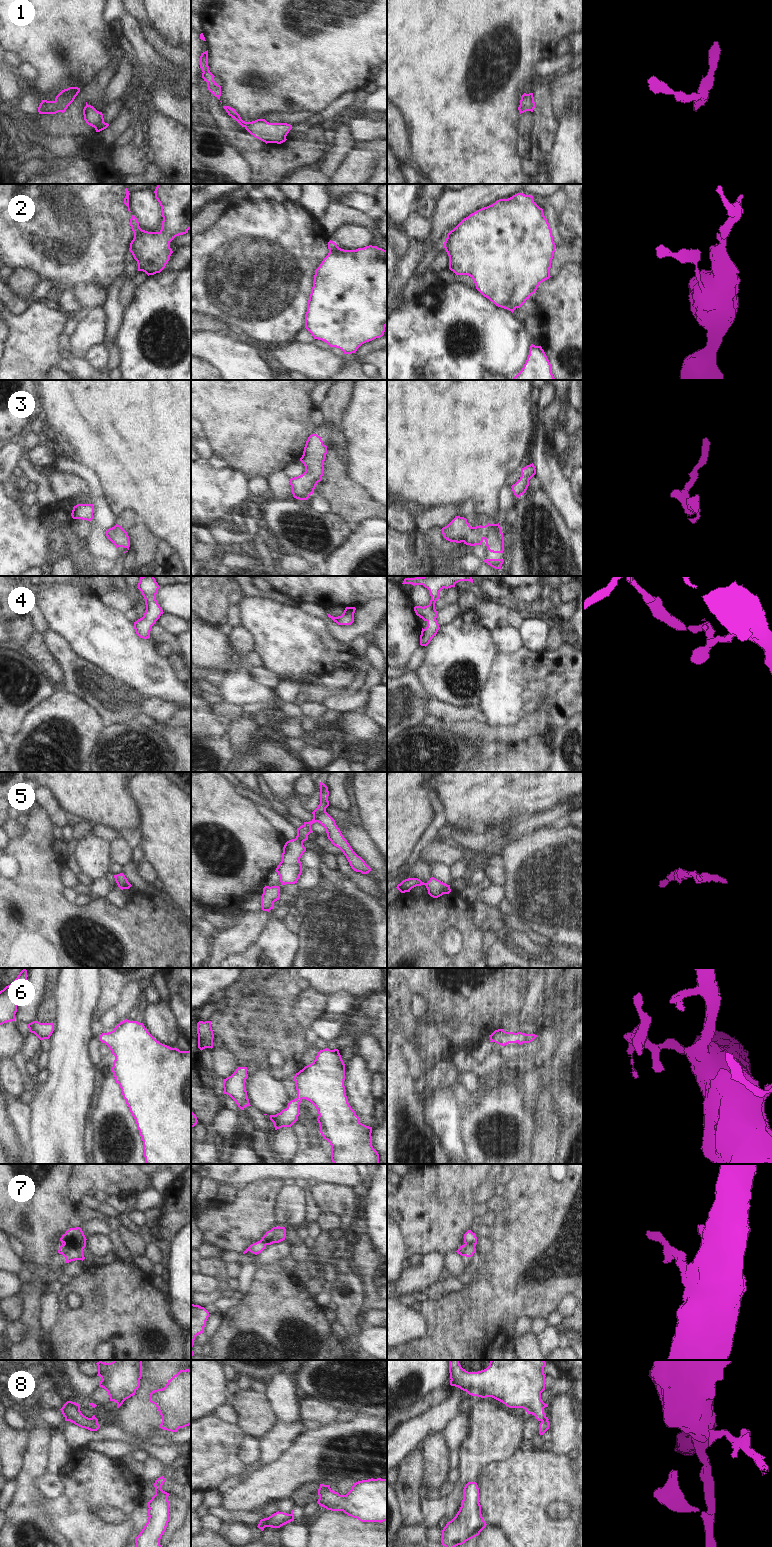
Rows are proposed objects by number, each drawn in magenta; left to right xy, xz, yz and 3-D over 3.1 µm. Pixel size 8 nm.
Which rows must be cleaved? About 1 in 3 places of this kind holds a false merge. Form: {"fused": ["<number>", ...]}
{"fused": ["2", "5", "8"]}

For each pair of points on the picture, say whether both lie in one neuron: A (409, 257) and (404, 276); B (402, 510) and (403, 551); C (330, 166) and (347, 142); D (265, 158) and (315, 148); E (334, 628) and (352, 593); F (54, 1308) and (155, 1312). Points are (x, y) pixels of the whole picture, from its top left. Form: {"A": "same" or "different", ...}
{"A": "same", "B": "different", "C": "same", "D": "same", "E": "different", "F": "different"}

